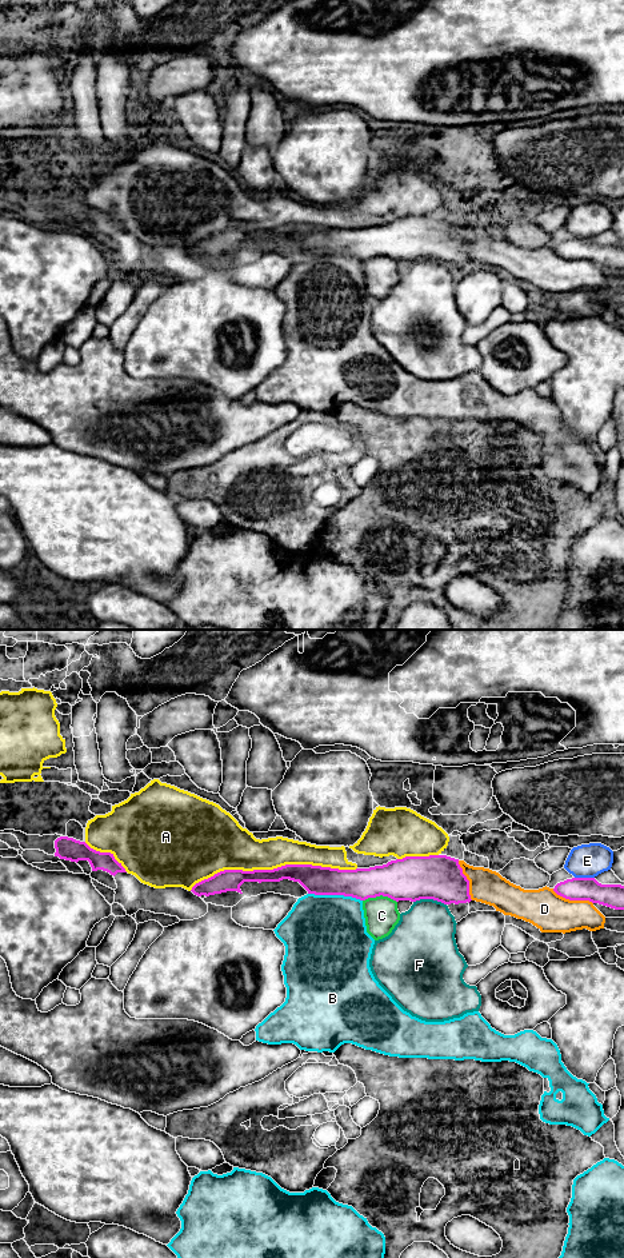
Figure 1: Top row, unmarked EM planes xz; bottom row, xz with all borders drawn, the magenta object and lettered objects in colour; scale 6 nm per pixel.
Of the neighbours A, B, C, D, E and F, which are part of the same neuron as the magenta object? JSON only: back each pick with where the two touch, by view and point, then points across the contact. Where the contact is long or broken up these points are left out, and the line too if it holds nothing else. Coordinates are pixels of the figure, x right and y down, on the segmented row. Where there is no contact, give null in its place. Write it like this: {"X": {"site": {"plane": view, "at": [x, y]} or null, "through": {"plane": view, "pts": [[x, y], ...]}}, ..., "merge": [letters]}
{"merge": []}

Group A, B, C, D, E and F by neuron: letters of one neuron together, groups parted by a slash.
A / B C / D / E / F

